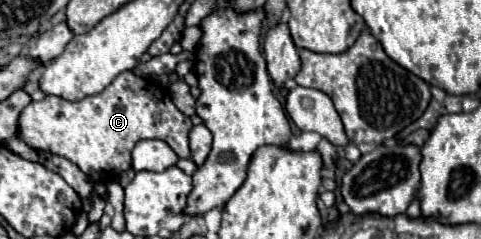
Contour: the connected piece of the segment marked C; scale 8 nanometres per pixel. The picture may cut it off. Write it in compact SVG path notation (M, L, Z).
M133 72L119 74L101 94L87 96L79 102L67 102L63 98L45 96L41 102L31 102L19 116L19 138L27 142L35 150L47 150L59 154L73 164L79 166L81 172L89 176L91 182L109 184L121 172L129 170L131 166L131 150L139 140L163 140L167 142L179 158L191 158L189 152L189 132L193 124L189 116L181 114L175 104L171 102L169 90L155 86L147 78L139 78Z

